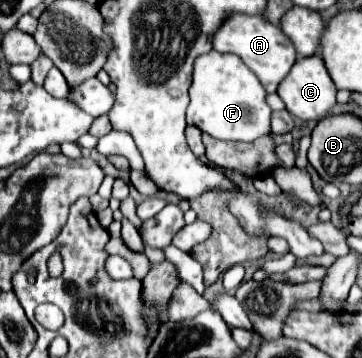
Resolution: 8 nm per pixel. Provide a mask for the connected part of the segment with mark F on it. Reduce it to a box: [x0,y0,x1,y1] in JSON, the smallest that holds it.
[186,50,270,142]

